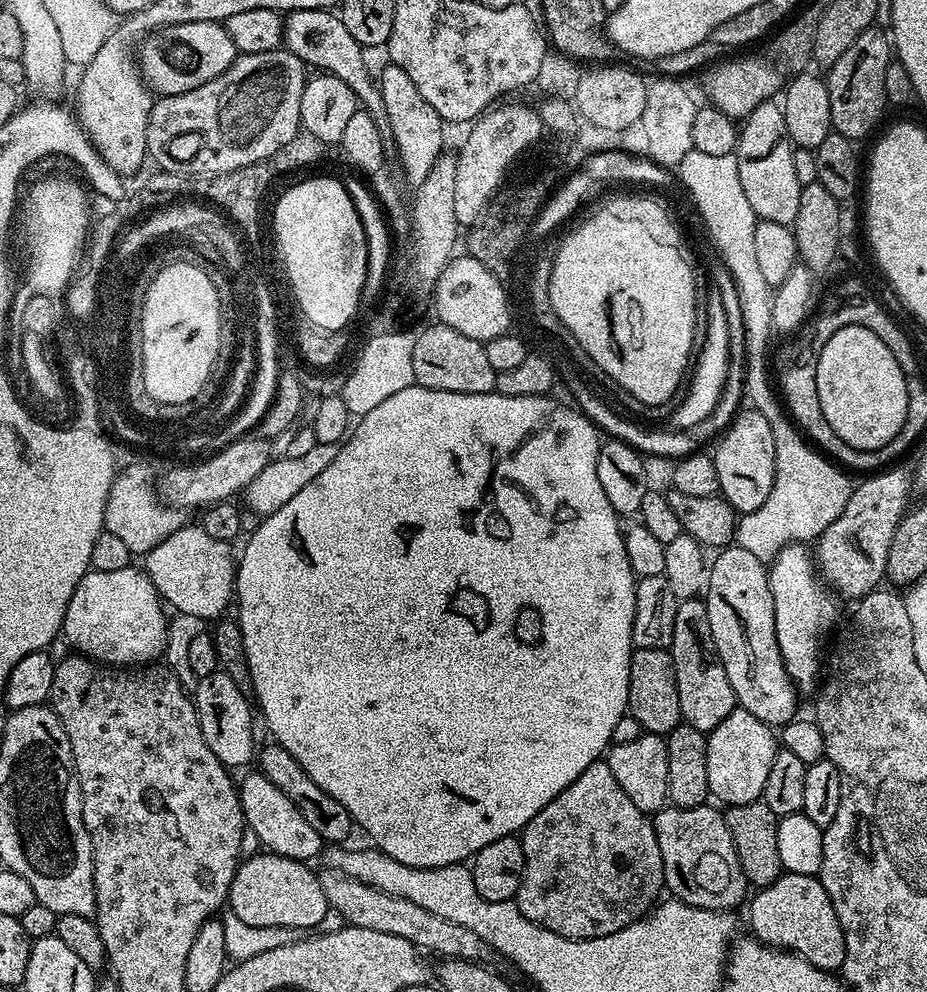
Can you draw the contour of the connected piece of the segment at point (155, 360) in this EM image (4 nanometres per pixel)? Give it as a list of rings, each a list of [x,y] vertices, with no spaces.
[[[186,262],[165,265],[149,283],[141,308],[138,351],[146,390],[160,404],[190,402],[213,377],[212,367],[220,356],[220,300],[222,294],[214,290],[210,278],[206,278],[206,274],[198,270],[198,266],[190,266]]]

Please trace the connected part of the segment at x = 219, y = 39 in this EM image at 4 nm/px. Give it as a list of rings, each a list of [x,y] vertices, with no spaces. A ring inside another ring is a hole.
[[[214,20],[182,22],[149,31],[138,44],[138,67],[145,84],[160,96],[194,90],[227,70],[237,58],[227,27]]]

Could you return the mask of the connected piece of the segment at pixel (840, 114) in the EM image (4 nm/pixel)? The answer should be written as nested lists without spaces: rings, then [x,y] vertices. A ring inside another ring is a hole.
[[[873,26],[858,34],[842,53],[842,58],[838,58],[826,72],[833,129],[853,142],[860,142],[863,136],[870,135],[886,109],[886,66],[893,59],[894,49],[889,37],[879,31],[883,32]]]

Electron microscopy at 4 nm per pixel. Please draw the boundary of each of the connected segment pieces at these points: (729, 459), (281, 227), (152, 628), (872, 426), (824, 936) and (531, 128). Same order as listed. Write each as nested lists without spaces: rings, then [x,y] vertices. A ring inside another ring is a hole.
[[[751,406],[741,407],[735,418],[728,423],[728,427],[720,433],[715,441],[716,452],[711,453],[714,462],[714,470],[718,470],[719,495],[723,496],[725,502],[738,514],[753,512],[770,498],[770,490],[774,486],[776,477],[776,459],[774,458],[774,430],[770,430],[770,422],[766,422],[766,417]]]
[[[312,176],[309,180],[300,180],[293,188],[286,189],[284,193],[281,191],[276,204],[279,207],[276,232],[280,232],[282,254],[288,256],[288,272],[292,284],[296,284],[298,302],[304,303],[312,320],[318,321],[319,325],[336,331],[347,329],[360,308],[368,251],[364,227],[350,194],[344,188],[344,180],[335,180],[332,176]]]
[[[129,566],[122,570],[105,572],[89,570],[78,582],[66,606],[62,635],[79,655],[86,656],[89,660],[109,666],[148,666],[163,657],[167,646],[169,617],[164,616],[164,611],[165,605],[156,593],[154,582],[150,582],[148,573],[139,567]]]
[[[851,324],[838,329],[822,346],[822,354],[816,367],[816,389],[821,402],[821,413],[830,417],[831,429],[850,446],[867,452],[877,452],[902,430],[902,422],[908,417],[909,377],[898,366],[894,354],[890,354],[886,342],[872,330],[861,324]]]
[[[784,872],[755,895],[746,904],[751,935],[771,948],[783,948],[785,952],[796,953],[824,972],[835,973],[843,969],[846,942],[842,926],[838,922],[834,902],[830,894],[826,894],[826,886],[819,878]]]
[[[504,104],[493,107],[484,113],[467,129],[468,137],[464,140],[460,152],[456,156],[458,166],[458,179],[454,185],[454,214],[456,223],[460,226],[471,226],[479,221],[482,213],[493,203],[492,195],[496,192],[496,187],[504,180],[504,175],[508,172],[508,167],[539,138],[545,135],[544,123],[540,121],[540,113],[535,107],[527,108],[524,104]]]

